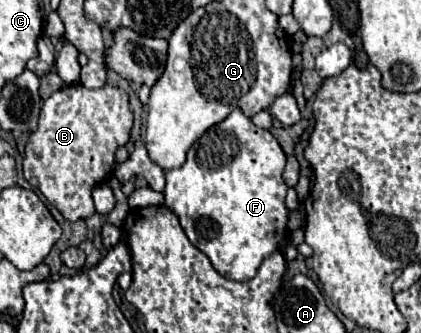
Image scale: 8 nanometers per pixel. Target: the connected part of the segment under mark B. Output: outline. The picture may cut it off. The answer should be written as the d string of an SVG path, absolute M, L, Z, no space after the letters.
M74 83L52 93L40 111L38 129L28 137L24 155L24 177L40 189L66 221L74 223L96 213L92 189L102 185L114 173L116 149L126 147L134 115L130 111L128 93L106 83L100 89L88 89Z

